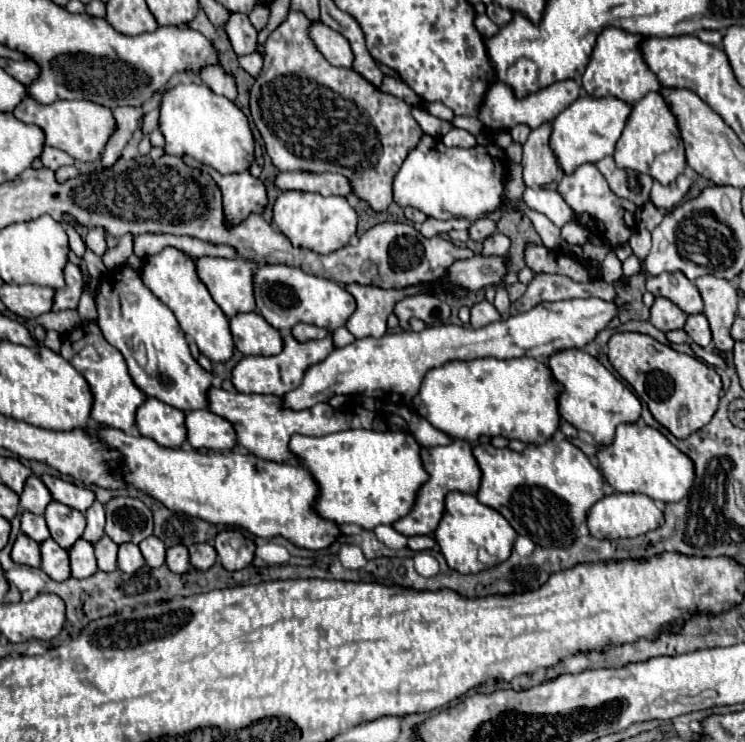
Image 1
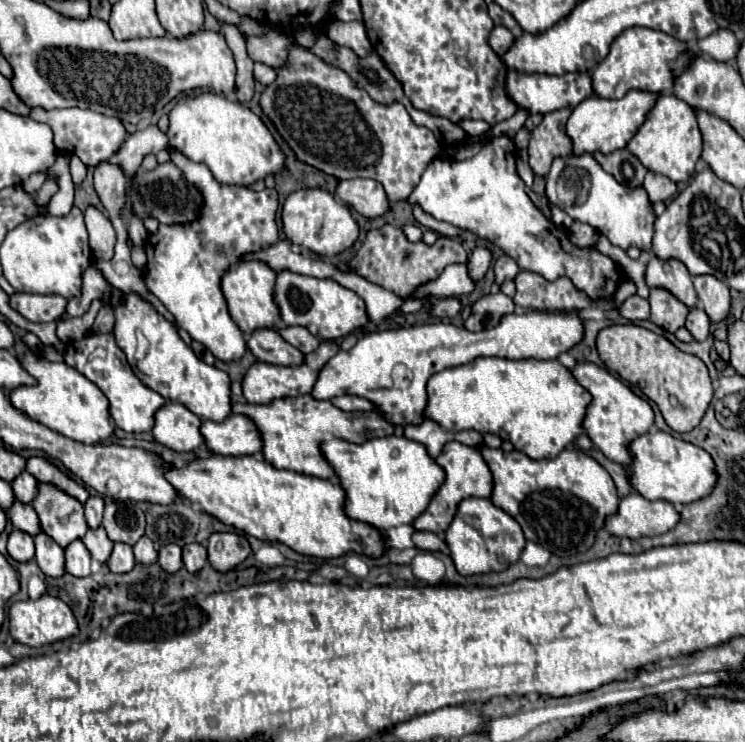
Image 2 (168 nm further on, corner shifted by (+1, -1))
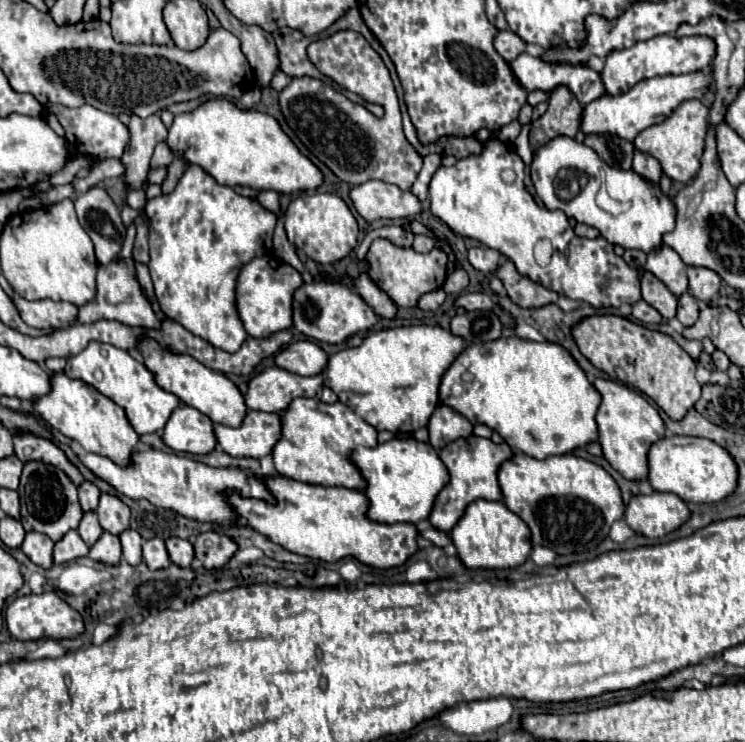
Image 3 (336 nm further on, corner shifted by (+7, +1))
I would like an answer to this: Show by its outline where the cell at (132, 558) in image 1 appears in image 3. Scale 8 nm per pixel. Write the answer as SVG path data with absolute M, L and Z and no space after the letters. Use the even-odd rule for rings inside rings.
M104 532L100 536L100 540L90 548L88 554L92 560L106 564L106 566L116 566L122 560L122 546L120 546L120 538L114 534Z

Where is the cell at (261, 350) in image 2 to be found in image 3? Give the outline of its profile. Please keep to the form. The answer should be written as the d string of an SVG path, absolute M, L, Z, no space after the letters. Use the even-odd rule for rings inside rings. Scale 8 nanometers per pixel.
M302 340L302 342L292 342L286 348L282 348L276 354L274 362L276 362L276 366L280 366L288 372L294 372L300 376L314 376L324 370L326 354L314 342Z

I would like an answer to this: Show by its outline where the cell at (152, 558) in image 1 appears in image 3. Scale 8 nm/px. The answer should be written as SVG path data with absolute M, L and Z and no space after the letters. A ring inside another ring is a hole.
M126 530L120 536L122 540L122 558L136 566L142 562L142 536L136 530Z

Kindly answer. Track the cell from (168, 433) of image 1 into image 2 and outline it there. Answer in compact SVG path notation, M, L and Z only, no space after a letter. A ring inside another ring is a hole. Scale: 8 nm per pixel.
M168 402L156 412L156 424L152 434L156 442L176 452L192 452L194 448L204 444L200 424L202 420L194 412L190 412L184 404Z

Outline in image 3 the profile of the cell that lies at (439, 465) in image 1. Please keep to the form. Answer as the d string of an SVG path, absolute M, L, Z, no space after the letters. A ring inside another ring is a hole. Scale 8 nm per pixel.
M470 436L470 438L460 438L454 440L450 444L446 444L440 450L440 460L444 462L444 466L450 472L450 482L438 492L432 512L428 516L430 524L442 532L450 532L452 526L458 522L458 518L462 516L464 508L474 502L474 500L500 500L502 492L498 486L498 468L504 460L508 460L512 456L510 446L508 444L494 444L488 438L478 438L478 436Z

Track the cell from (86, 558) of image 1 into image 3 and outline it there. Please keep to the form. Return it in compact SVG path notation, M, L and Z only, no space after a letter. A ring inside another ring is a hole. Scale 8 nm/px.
M70 530L54 546L54 564L68 564L82 556L88 556L88 546L84 544L84 540L78 536L76 530Z

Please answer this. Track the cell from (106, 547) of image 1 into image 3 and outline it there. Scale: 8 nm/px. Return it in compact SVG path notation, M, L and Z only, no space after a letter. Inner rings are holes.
M86 512L84 514L84 518L82 518L82 522L80 522L80 526L78 526L78 534L80 534L80 538L88 544L88 546L92 546L92 544L96 544L96 540L102 536L102 526L98 524L98 516L96 516L96 512Z

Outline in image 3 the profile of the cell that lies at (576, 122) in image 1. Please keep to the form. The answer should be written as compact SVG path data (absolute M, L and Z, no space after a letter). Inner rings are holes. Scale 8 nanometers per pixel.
M692 72L692 74L682 74L682 76L656 76L650 80L642 80L620 96L604 94L582 108L580 132L586 136L612 134L612 136L620 136L632 142L638 132L642 132L644 128L652 124L662 122L682 100L702 98L710 90L710 84L712 84L712 76L708 72Z

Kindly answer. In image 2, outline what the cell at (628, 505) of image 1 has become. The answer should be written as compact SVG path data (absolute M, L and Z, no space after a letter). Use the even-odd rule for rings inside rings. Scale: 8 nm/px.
M632 492L620 500L618 512L606 520L606 530L620 538L652 538L672 530L676 522L680 522L680 512L670 502L650 502Z

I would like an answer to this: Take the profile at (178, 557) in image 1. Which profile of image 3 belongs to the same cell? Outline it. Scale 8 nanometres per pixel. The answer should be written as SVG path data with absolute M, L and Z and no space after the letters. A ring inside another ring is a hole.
M160 538L144 540L142 552L144 552L144 562L148 564L150 570L162 570L162 568L170 566L170 556L168 556L166 544Z

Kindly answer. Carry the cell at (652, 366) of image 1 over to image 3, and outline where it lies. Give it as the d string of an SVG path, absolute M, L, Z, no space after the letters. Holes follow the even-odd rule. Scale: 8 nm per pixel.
M590 316L574 326L572 336L580 352L612 380L620 380L626 386L640 390L652 398L670 420L682 420L700 398L700 384L694 376L696 362L686 350L682 350L670 336L648 330L642 324L620 316Z

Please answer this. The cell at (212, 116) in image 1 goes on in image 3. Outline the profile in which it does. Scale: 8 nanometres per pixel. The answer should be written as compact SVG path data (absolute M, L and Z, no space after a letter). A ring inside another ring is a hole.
M226 98L206 100L192 112L174 116L166 144L176 156L202 166L224 186L250 186L254 190L290 194L314 190L322 184L320 170L300 154L272 116L258 110L240 110Z

